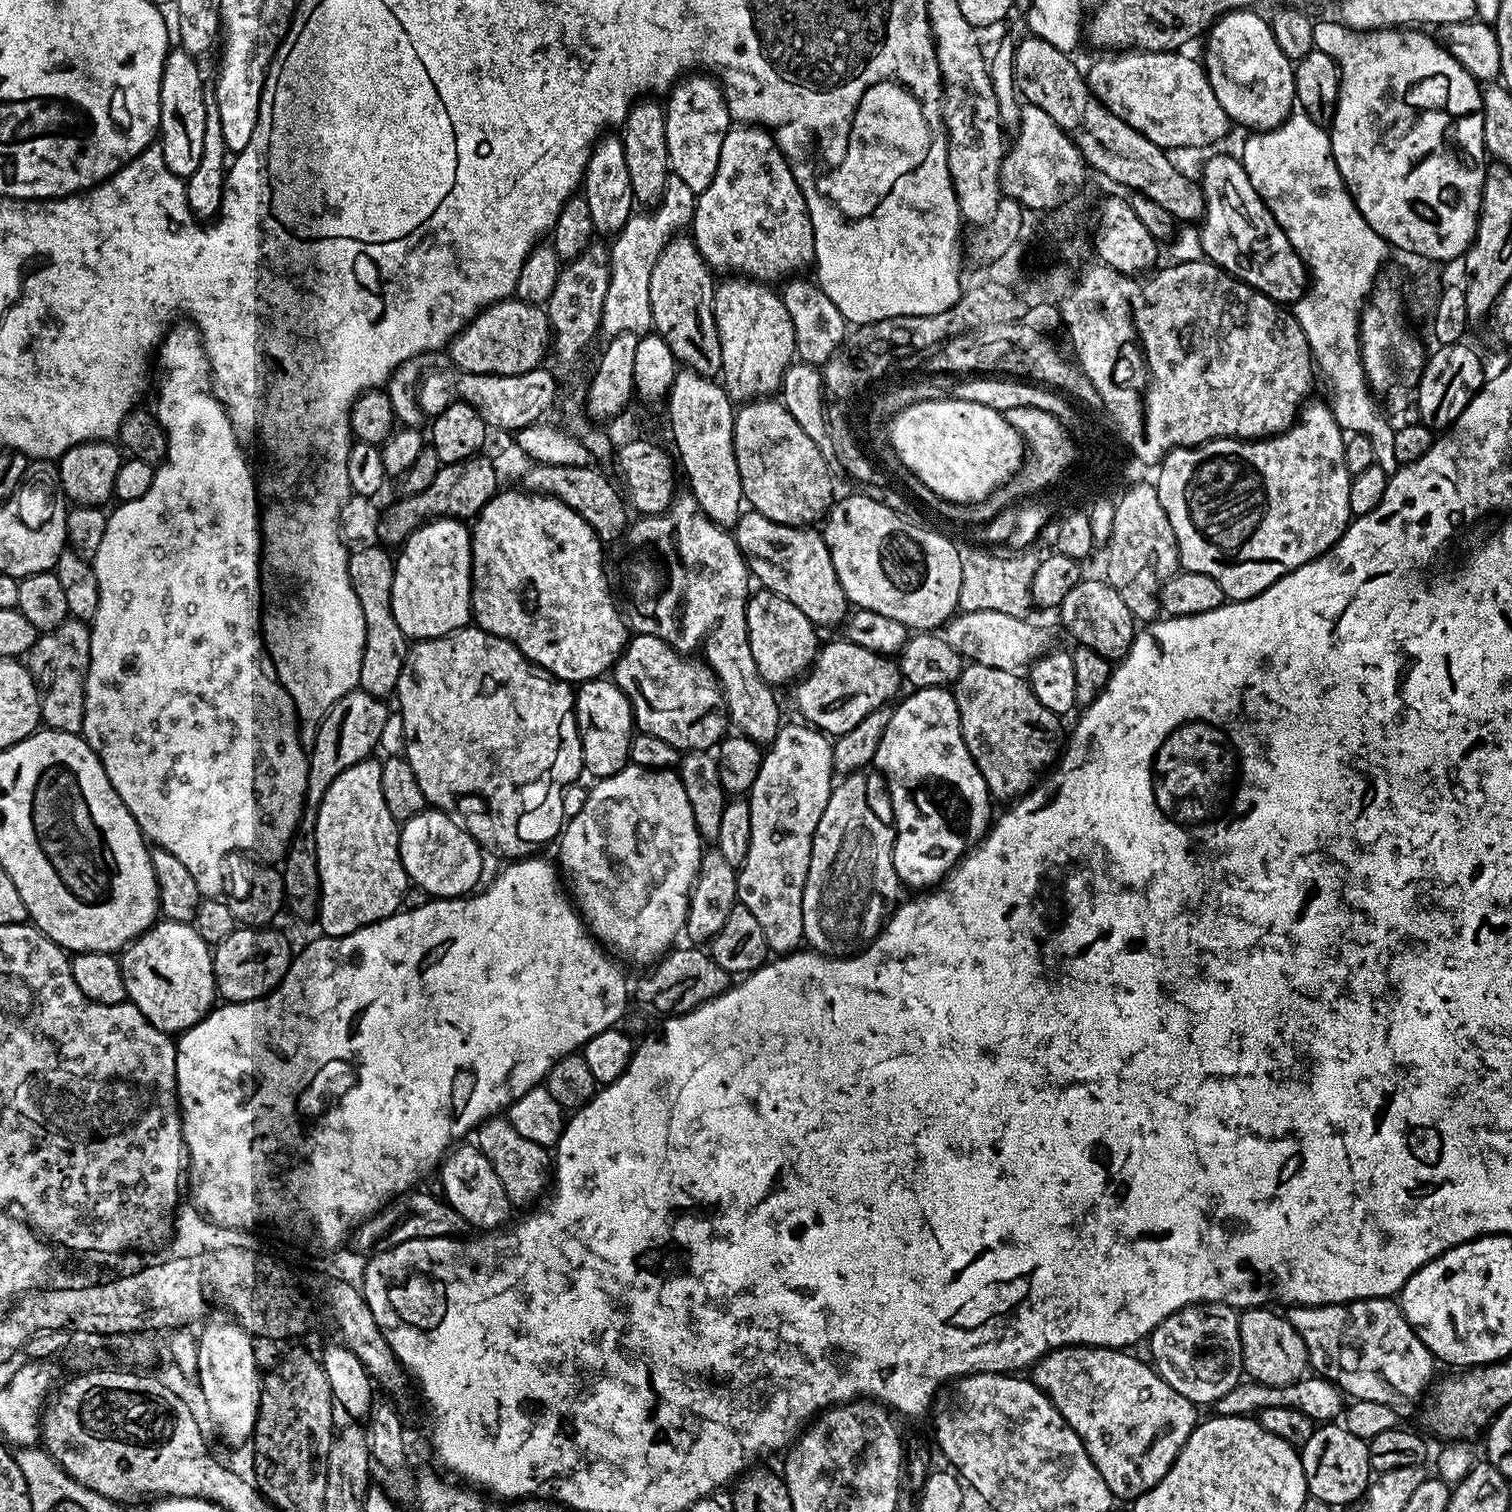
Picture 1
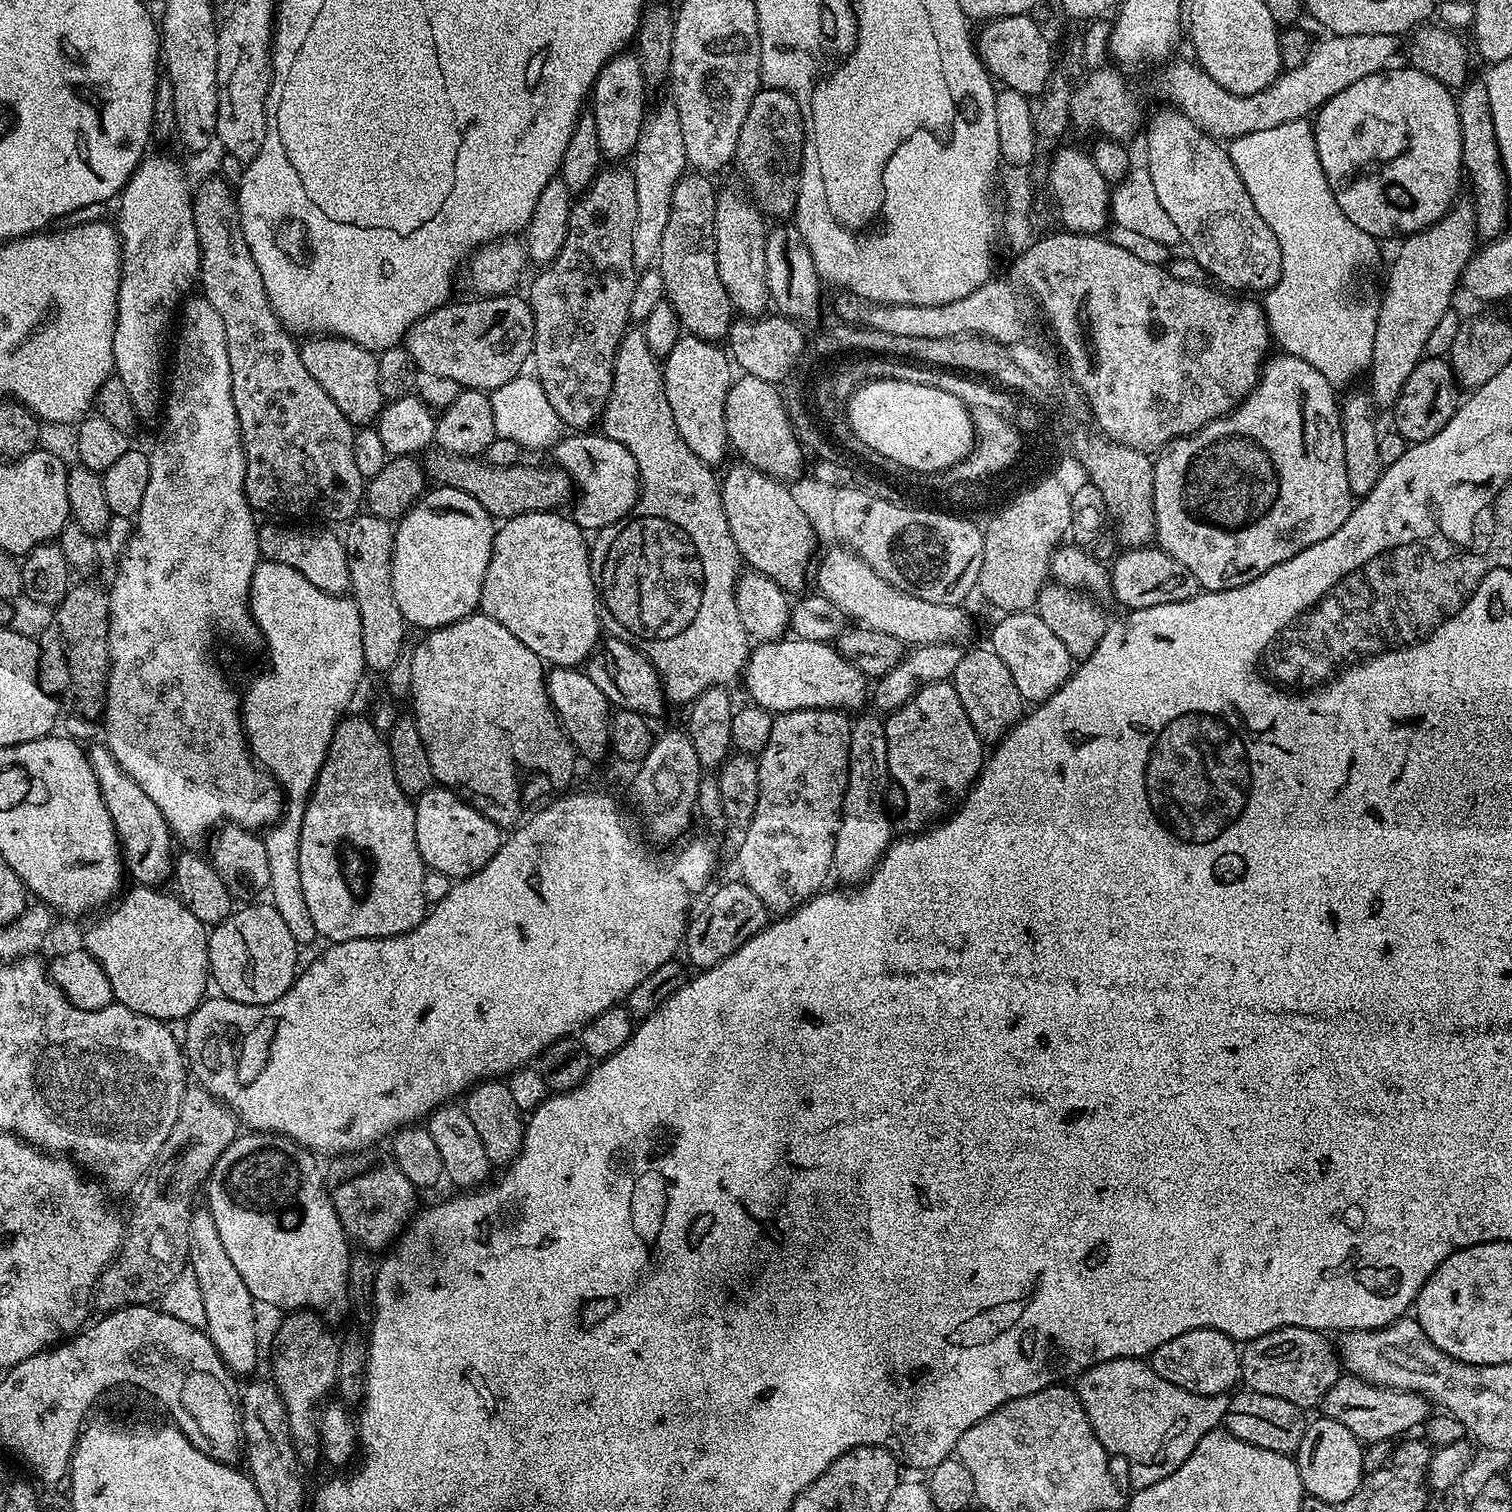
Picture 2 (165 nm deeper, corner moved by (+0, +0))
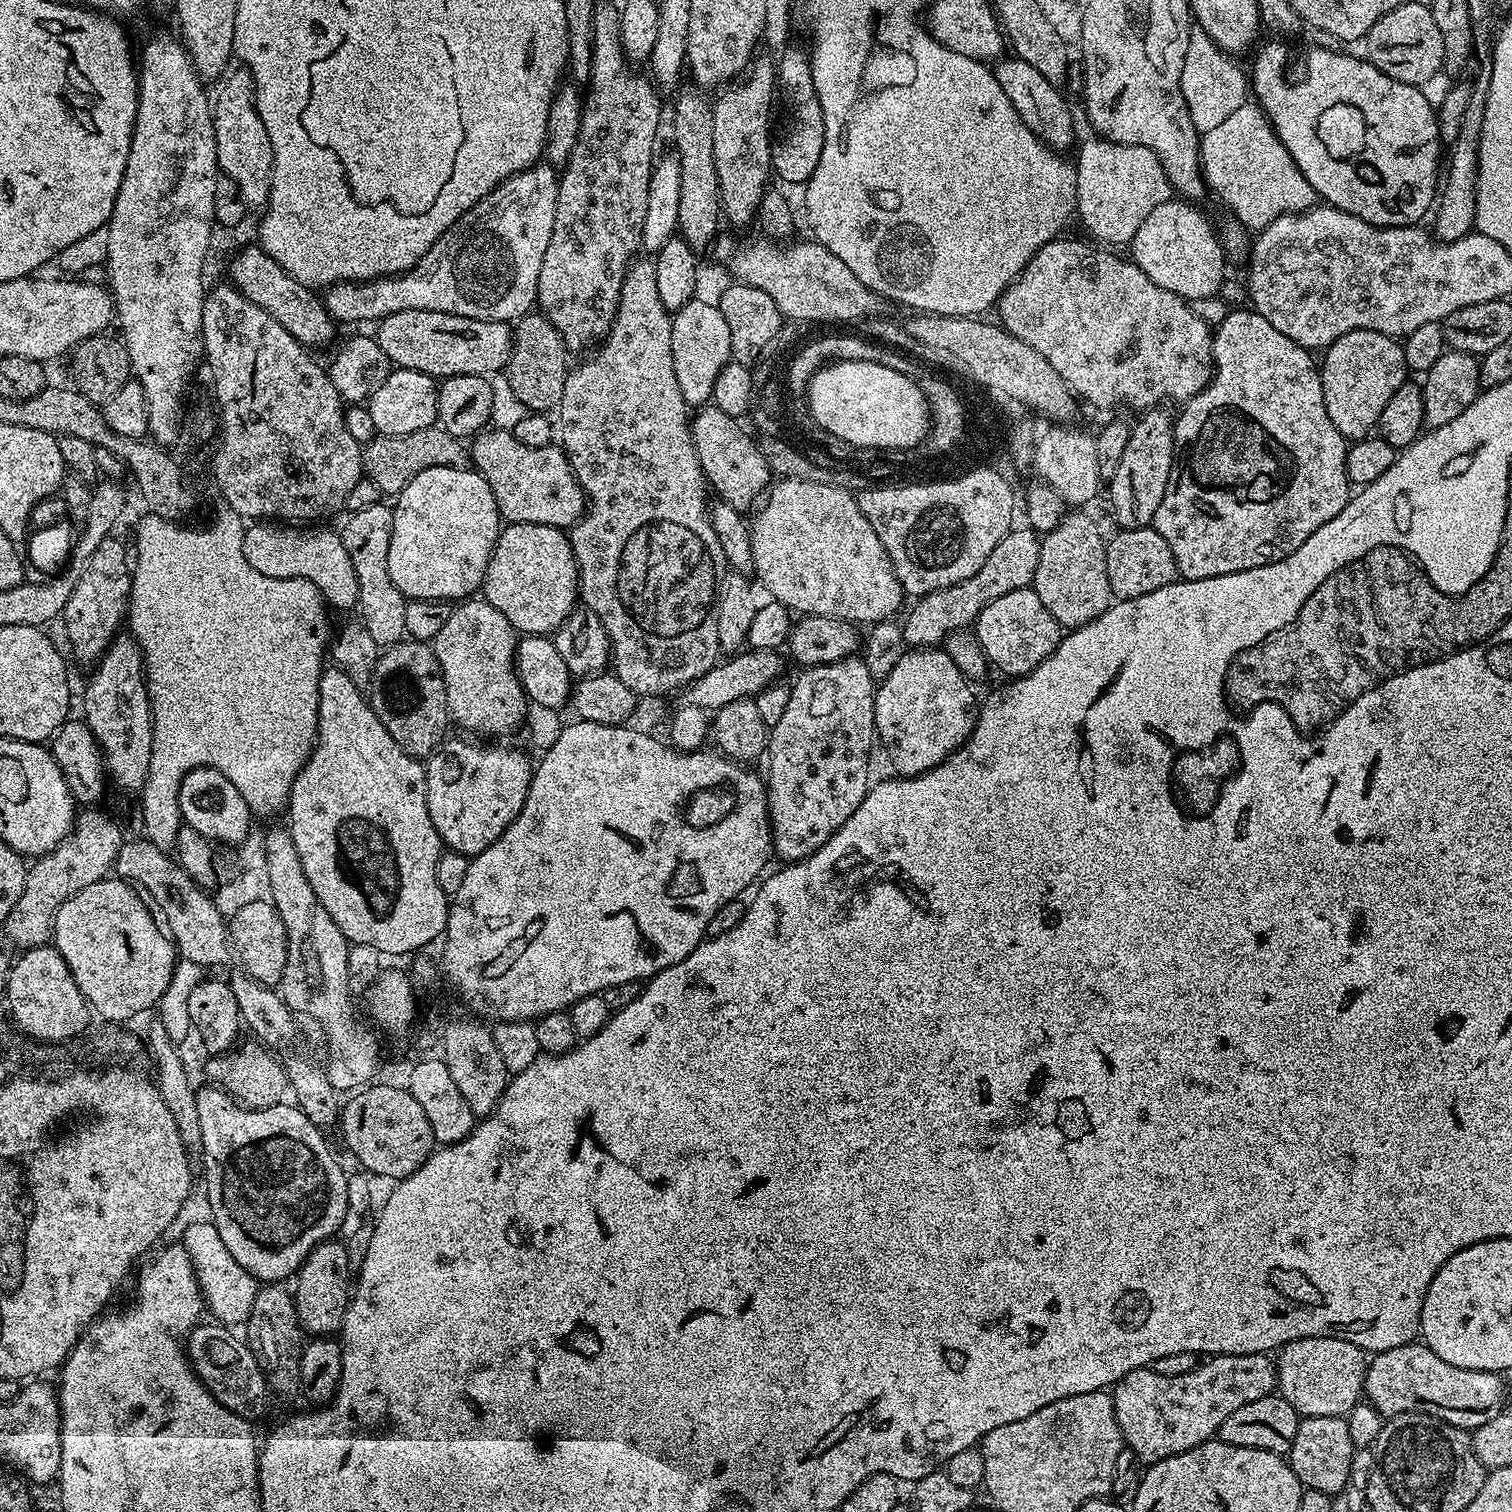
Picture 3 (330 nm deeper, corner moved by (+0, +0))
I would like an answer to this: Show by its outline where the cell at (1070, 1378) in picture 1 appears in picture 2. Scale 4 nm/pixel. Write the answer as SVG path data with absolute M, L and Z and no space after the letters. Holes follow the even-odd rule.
M1130 1356L1087 1368L1075 1381L1074 1391L1086 1410L1086 1416L1090 1418L1090 1426L1098 1442L1102 1442L1113 1457L1121 1456L1128 1460L1128 1476L1132 1479L1133 1489L1154 1486L1154 1482L1162 1482L1162 1478L1174 1474L1174 1470L1178 1470L1178 1466L1190 1458L1194 1446L1198 1446L1206 1434L1217 1431L1223 1425L1229 1401L1227 1395L1199 1396L1182 1389L1174 1382L1160 1378L1151 1363Z

